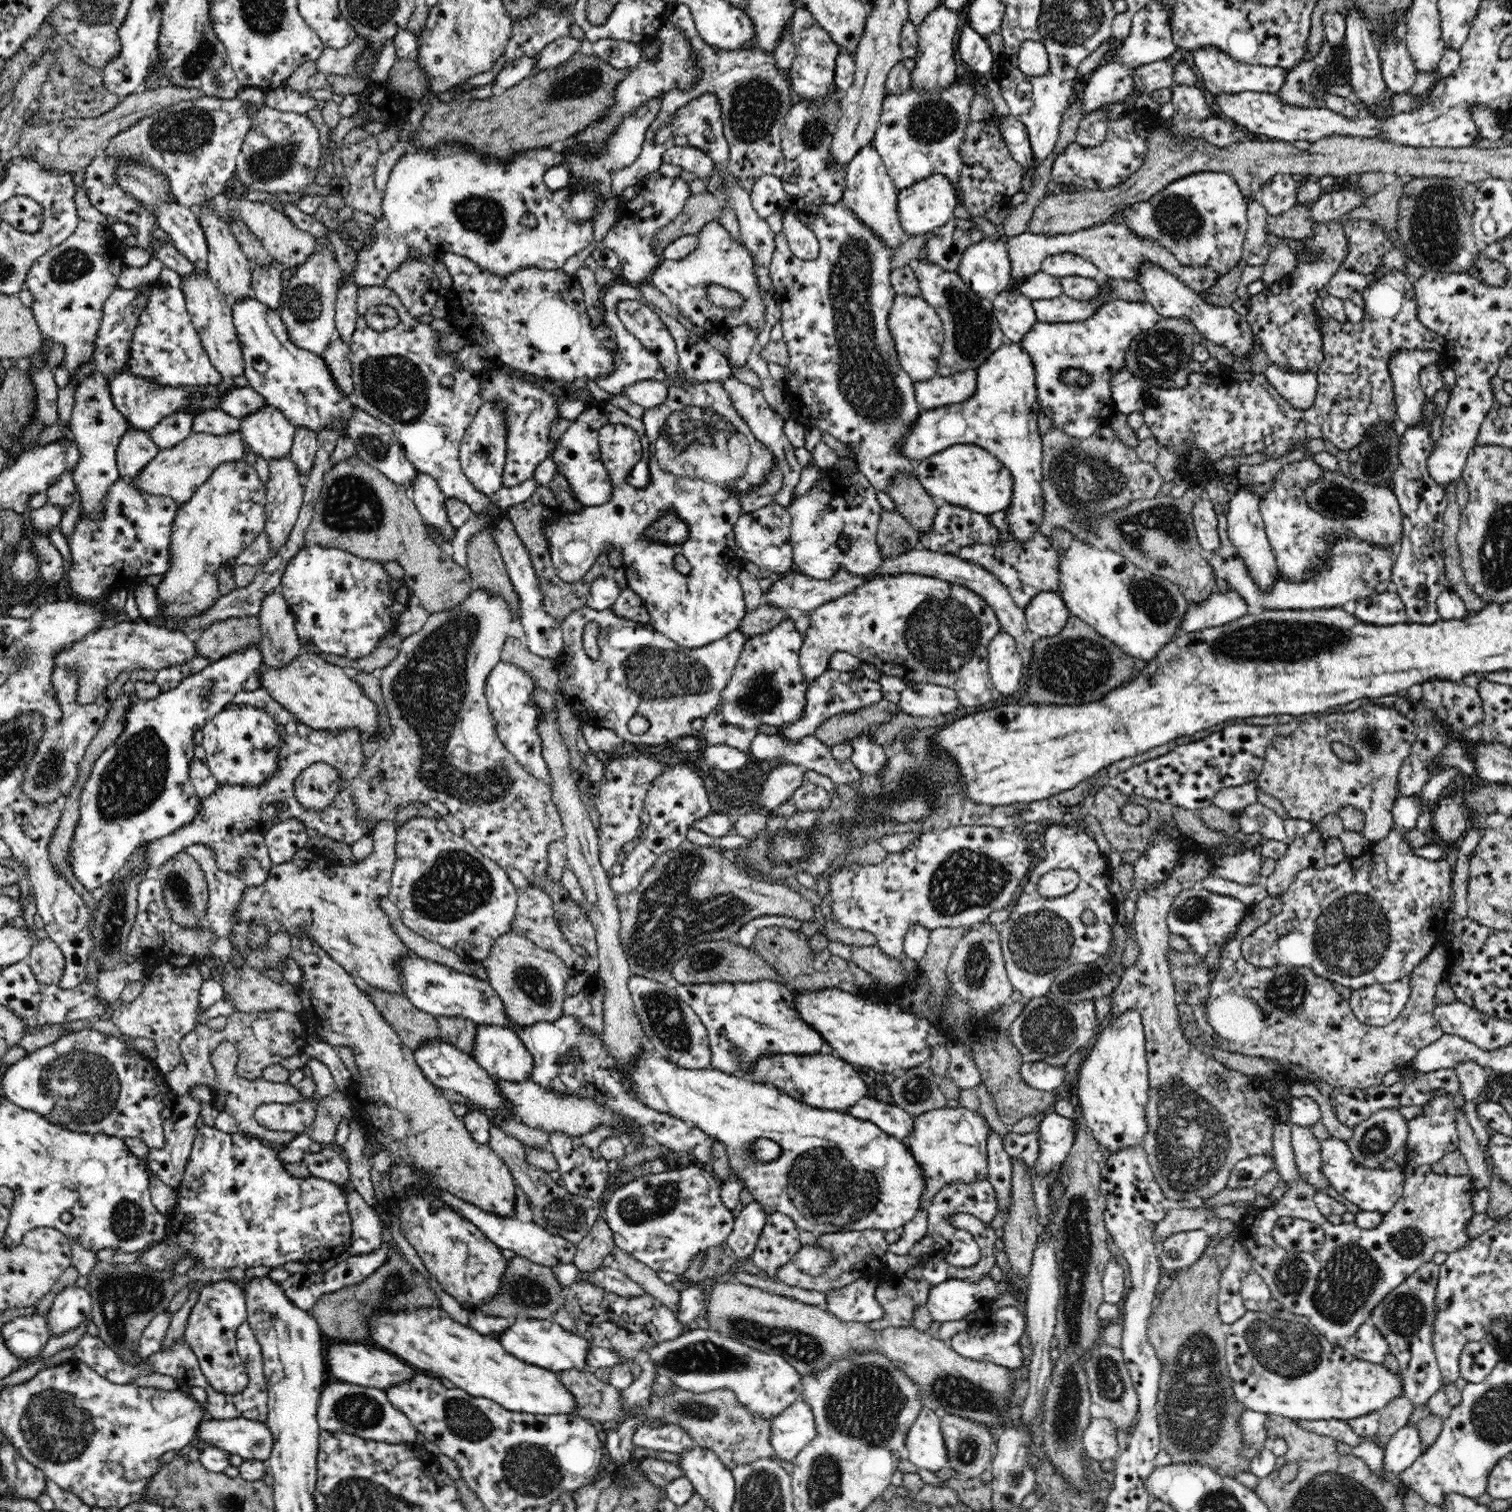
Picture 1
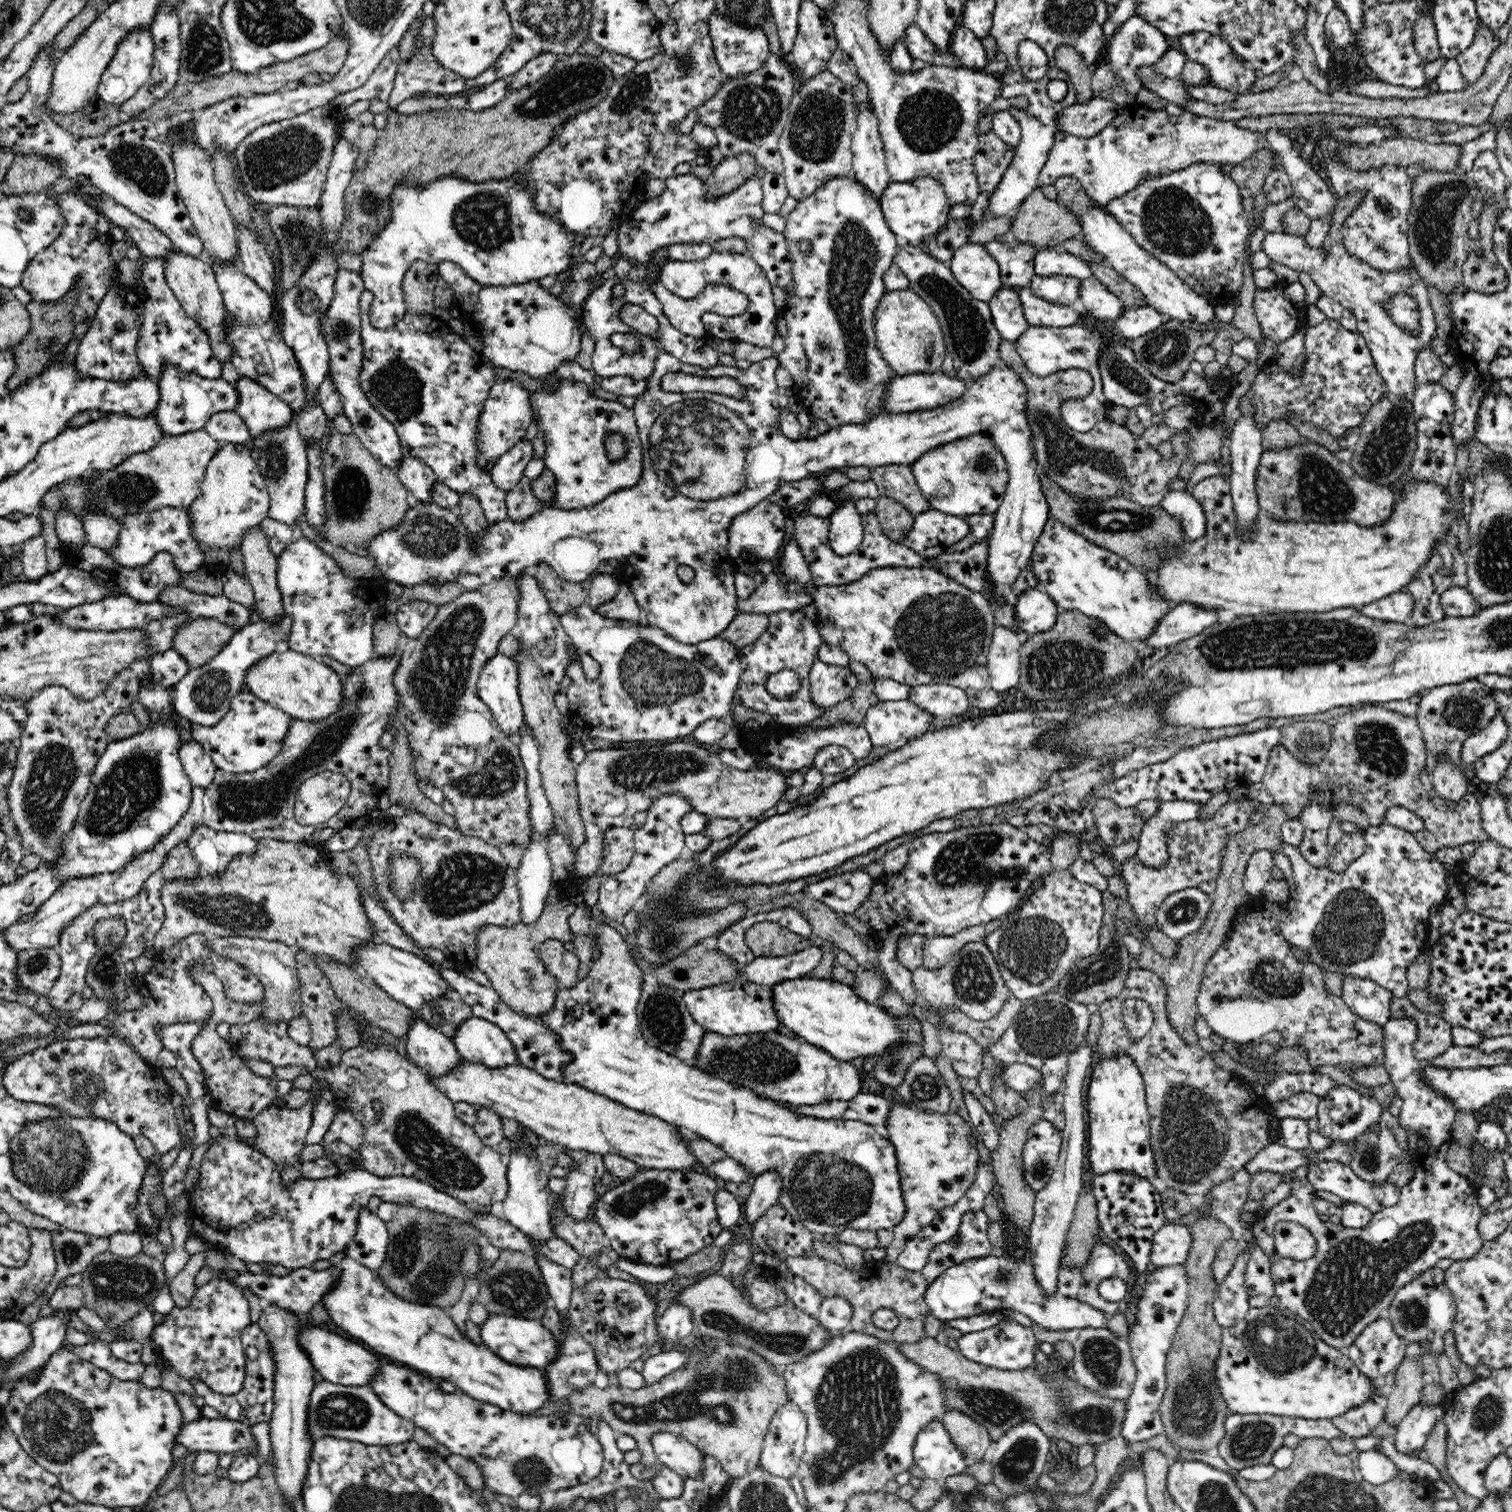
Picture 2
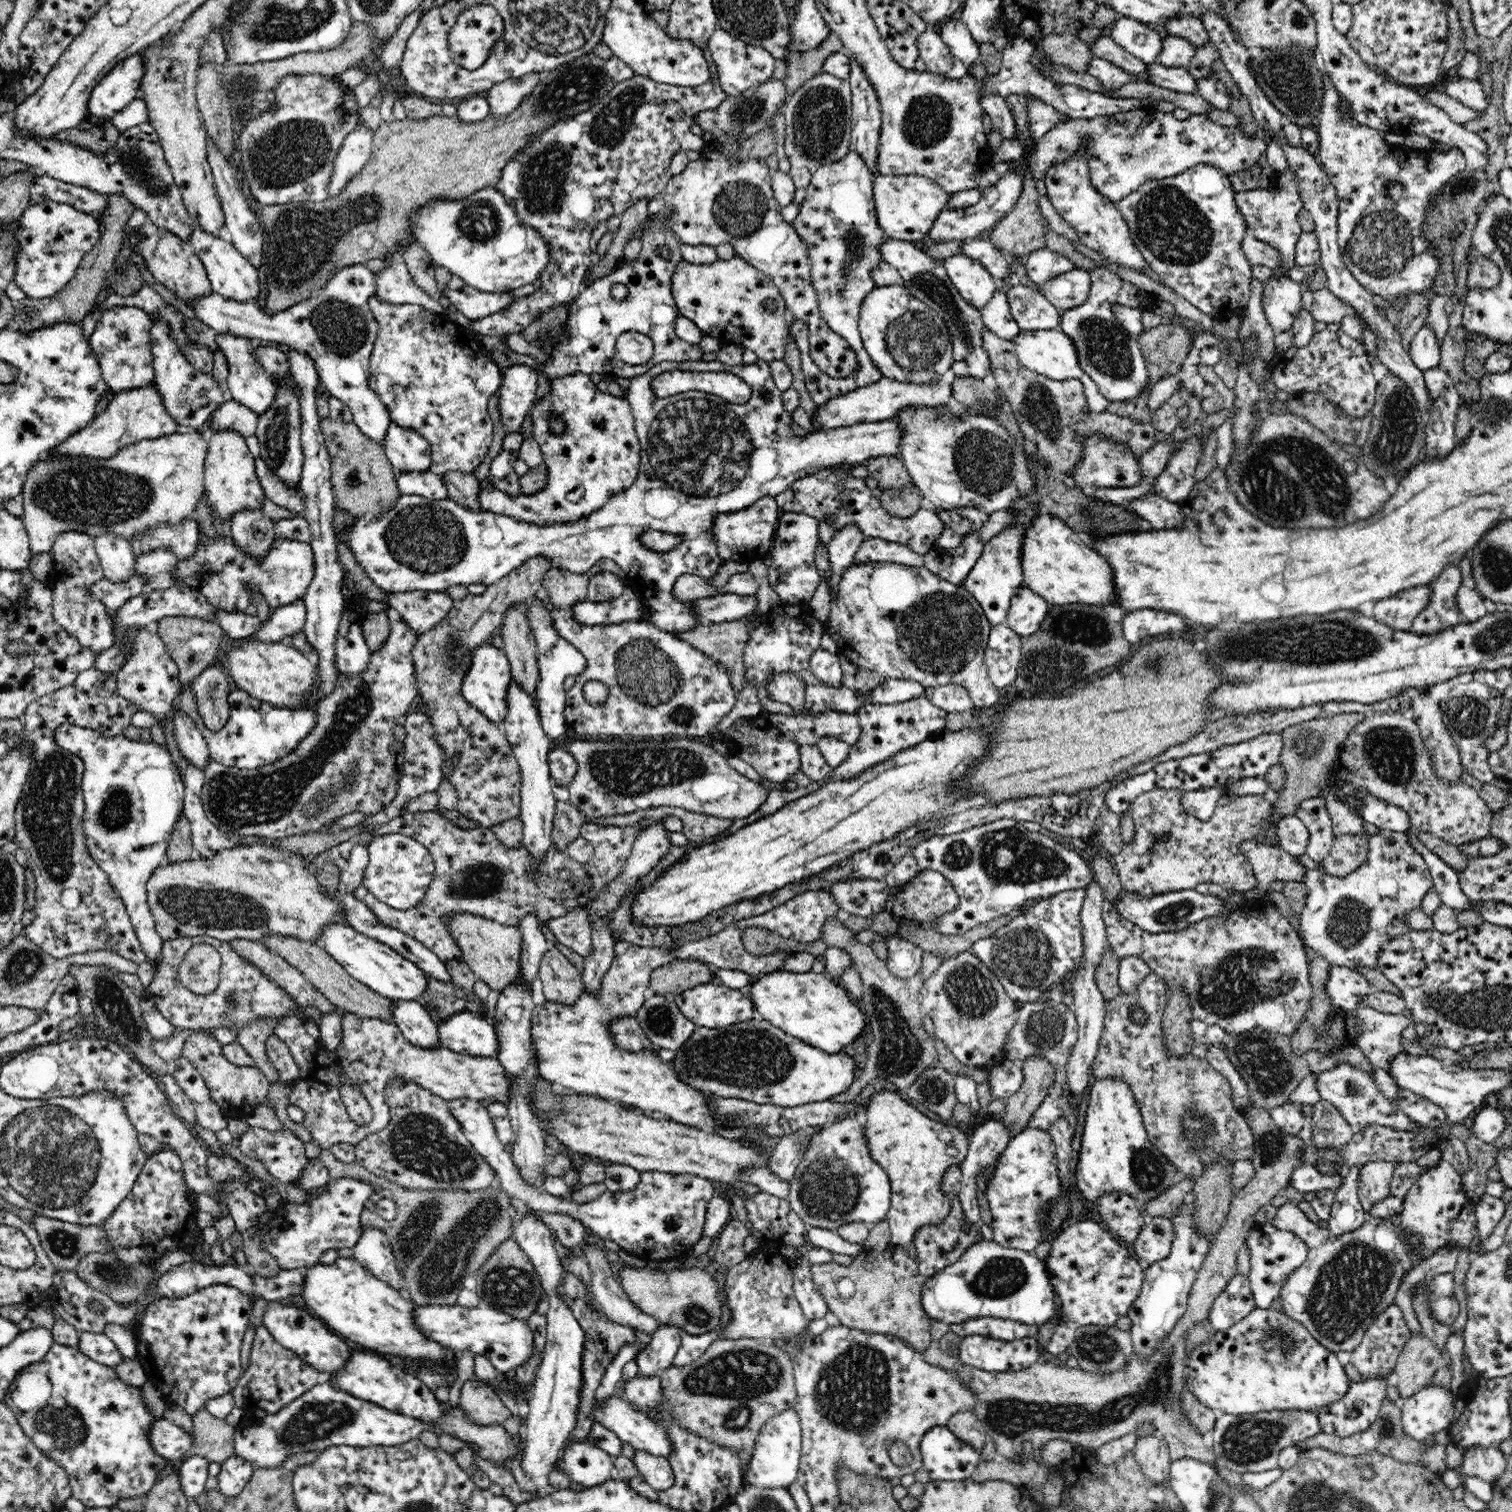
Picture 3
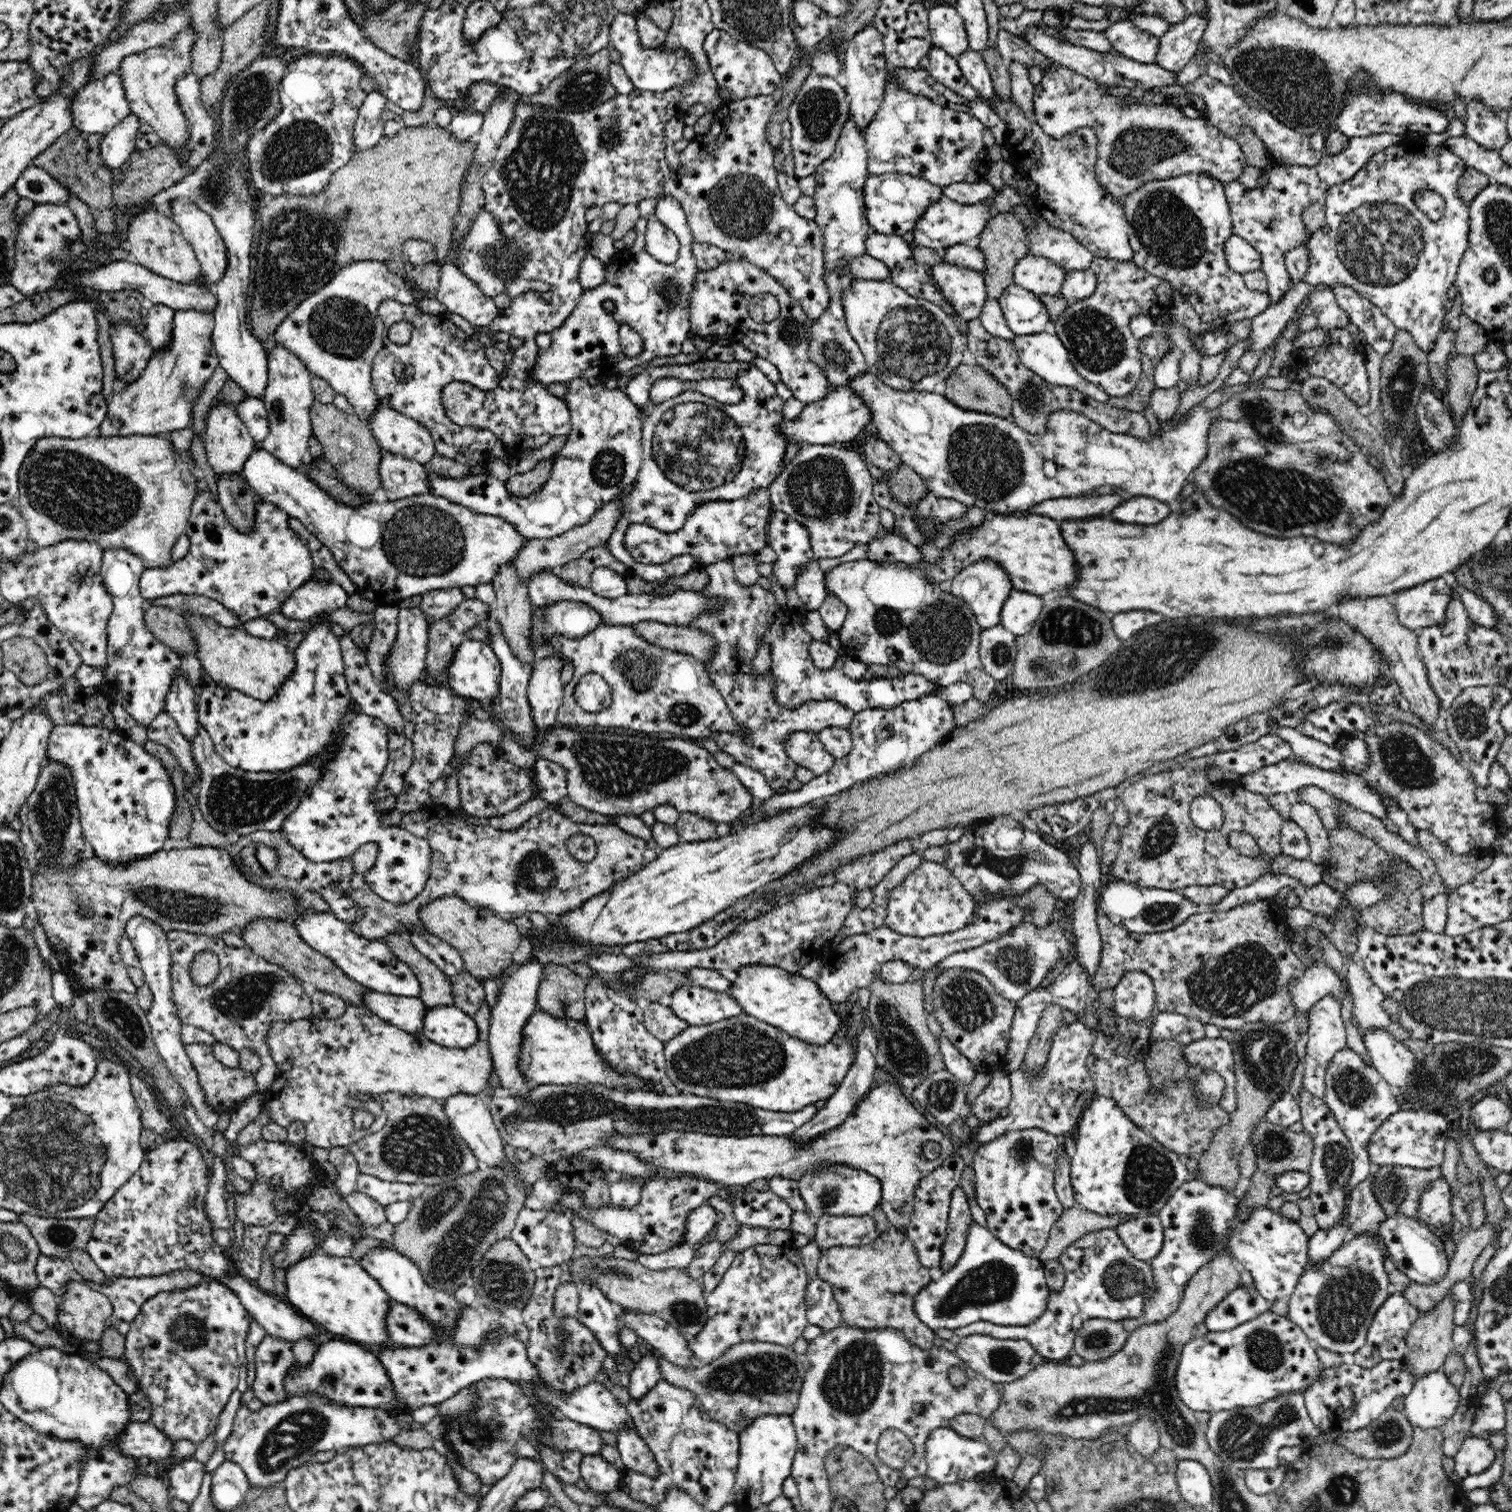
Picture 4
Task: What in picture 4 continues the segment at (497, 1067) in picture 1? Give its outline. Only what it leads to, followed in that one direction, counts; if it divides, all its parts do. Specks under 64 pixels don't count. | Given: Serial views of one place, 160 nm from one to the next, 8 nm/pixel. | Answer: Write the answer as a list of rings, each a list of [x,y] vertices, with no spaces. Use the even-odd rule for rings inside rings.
[[[456,1005],[427,1007],[421,1033],[448,1048],[467,1049],[477,1041],[477,1021]]]

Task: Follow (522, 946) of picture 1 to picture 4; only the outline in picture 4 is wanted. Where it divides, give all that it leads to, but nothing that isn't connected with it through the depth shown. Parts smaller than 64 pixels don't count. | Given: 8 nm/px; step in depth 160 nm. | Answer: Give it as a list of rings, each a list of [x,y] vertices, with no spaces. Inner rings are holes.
[[[446,896],[425,904],[419,912],[423,926],[450,943],[463,959],[465,970],[472,976],[484,980],[511,968],[514,951],[520,944],[520,933],[513,921],[504,920],[494,911],[480,906],[469,905],[458,896]]]

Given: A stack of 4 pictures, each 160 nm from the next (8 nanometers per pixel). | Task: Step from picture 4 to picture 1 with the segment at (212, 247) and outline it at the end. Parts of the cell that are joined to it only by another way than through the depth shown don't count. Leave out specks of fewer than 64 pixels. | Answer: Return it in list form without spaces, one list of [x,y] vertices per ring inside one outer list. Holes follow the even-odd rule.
[[[255,297],[242,302],[231,300],[231,305],[234,326],[241,340],[246,368],[244,377],[248,386],[261,394],[269,406],[280,410],[295,427],[306,427],[316,433],[332,423],[342,423],[347,428],[347,420],[352,418],[356,406],[352,398],[337,389],[324,358],[294,345],[279,311],[266,307]],[[256,360],[268,363],[270,368],[264,375],[254,370]]]

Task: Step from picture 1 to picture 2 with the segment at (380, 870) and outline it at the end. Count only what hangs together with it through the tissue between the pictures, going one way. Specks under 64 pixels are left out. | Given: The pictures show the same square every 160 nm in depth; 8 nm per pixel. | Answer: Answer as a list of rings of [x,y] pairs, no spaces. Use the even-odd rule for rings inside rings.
[[[275,838],[257,841],[258,848],[252,856],[238,854],[220,878],[198,877],[196,880],[172,880],[163,882],[160,900],[165,917],[161,929],[156,933],[154,950],[164,950],[190,935],[203,934],[209,941],[214,936],[244,936],[278,941],[297,951],[312,955],[328,956],[337,963],[354,966],[354,955],[358,948],[370,941],[377,941],[371,922],[364,910],[362,891],[351,874],[338,875],[331,869],[327,855],[317,851],[310,841],[288,842]]]

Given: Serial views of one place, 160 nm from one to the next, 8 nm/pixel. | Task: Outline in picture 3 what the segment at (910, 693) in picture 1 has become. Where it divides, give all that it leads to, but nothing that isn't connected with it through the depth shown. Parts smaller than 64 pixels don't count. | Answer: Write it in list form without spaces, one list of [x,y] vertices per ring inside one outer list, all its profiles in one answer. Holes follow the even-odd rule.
[[[957,684],[925,688],[924,696],[947,713],[962,713],[973,707],[969,692]]]

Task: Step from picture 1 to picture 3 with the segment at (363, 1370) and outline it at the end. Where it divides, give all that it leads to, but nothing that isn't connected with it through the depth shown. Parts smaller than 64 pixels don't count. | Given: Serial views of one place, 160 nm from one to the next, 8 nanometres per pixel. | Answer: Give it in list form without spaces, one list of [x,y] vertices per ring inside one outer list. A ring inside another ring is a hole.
[[[269,1301],[262,1318],[262,1325],[276,1342],[296,1353],[304,1363],[318,1370],[323,1378],[332,1376],[340,1368],[344,1368],[344,1364],[348,1364],[350,1353],[355,1349],[344,1338],[327,1328],[319,1318],[312,1317],[308,1311],[299,1310],[285,1302]]]

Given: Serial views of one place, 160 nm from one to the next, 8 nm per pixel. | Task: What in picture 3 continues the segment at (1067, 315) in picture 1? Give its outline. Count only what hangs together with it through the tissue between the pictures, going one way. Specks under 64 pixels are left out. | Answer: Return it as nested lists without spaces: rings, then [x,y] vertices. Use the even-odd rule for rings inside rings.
[[[1015,283],[1006,293],[1012,318],[1020,330],[1059,329],[1061,316],[1042,292]]]

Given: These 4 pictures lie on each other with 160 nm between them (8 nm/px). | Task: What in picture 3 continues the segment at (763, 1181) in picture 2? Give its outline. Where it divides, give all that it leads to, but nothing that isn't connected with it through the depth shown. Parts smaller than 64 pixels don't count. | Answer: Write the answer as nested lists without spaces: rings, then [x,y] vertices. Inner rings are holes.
[[[811,1126],[777,1138],[765,1166],[784,1181],[794,1177],[796,1168],[802,1160],[802,1154],[806,1152],[816,1132],[818,1127]]]

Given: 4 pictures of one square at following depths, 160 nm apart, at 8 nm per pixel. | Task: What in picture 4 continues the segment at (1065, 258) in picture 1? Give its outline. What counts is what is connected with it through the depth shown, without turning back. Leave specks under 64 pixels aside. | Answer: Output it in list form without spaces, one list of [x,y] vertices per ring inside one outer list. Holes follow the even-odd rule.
[[[1027,254],[1013,272],[1013,282],[1030,292],[1059,296],[1066,271],[1048,258]]]

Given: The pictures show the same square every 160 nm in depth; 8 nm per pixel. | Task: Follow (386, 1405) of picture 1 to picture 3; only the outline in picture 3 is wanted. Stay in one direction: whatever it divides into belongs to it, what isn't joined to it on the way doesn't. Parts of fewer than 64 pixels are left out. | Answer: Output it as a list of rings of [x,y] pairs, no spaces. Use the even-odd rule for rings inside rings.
[[[325,1378],[278,1412],[266,1413],[261,1422],[247,1428],[236,1425],[235,1430],[234,1455],[247,1460],[256,1469],[282,1467],[292,1454],[322,1452],[330,1446],[398,1446],[418,1439],[419,1434],[425,1430],[441,1435],[441,1428],[434,1423],[426,1423],[392,1412],[373,1402],[354,1398],[332,1387]]]

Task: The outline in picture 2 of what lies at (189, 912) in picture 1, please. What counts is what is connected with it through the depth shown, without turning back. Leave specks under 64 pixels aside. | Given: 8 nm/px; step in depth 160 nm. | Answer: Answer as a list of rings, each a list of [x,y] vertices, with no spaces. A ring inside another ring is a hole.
[[[180,842],[172,852],[166,854],[166,860],[161,866],[164,882],[172,880],[196,880],[199,875],[198,862],[187,842]]]

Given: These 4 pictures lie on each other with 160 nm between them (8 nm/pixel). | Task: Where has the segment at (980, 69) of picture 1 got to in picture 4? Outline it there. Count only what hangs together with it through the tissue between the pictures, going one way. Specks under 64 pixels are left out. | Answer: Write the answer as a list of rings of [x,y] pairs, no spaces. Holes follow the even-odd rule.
[[[953,3],[927,5],[933,46],[957,57],[969,48],[963,18]]]

